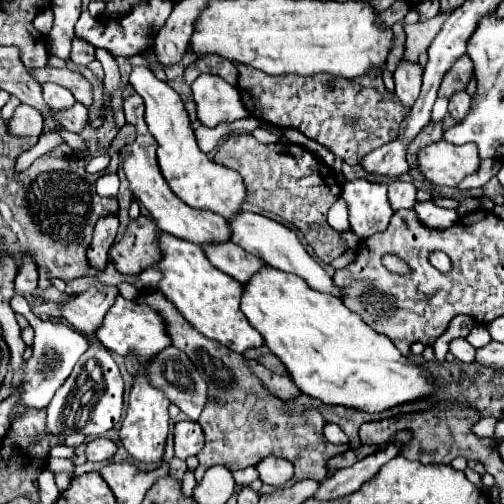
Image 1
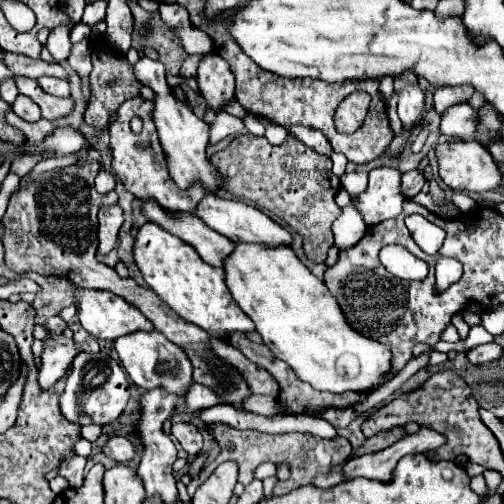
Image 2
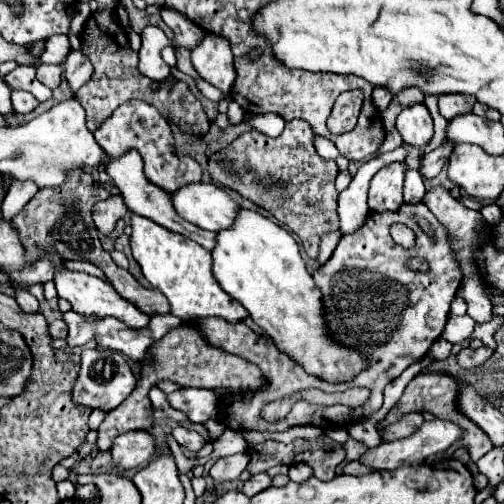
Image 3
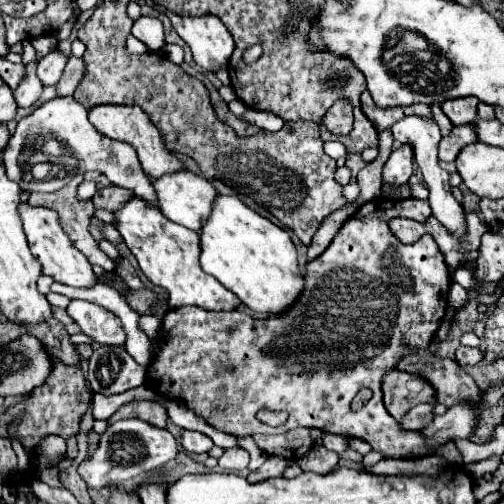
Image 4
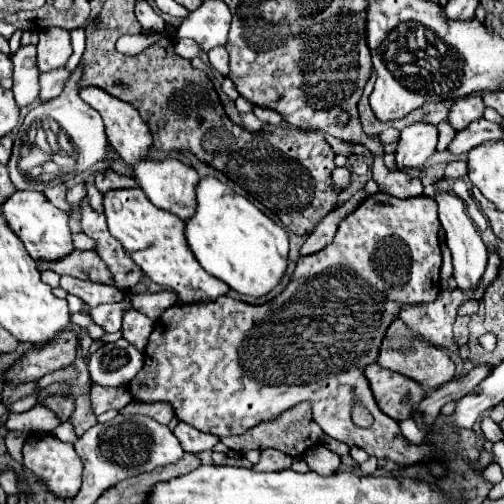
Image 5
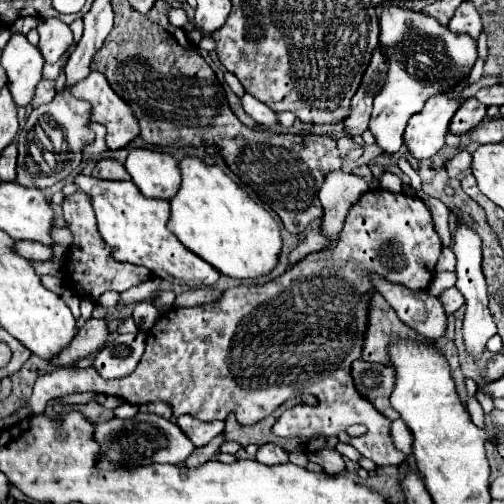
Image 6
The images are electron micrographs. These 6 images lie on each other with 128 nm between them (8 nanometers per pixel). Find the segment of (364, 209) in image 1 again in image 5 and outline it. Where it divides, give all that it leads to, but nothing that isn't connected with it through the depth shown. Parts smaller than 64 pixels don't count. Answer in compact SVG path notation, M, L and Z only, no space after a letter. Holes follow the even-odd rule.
M414 122L400 132L396 148L398 170L420 168L436 152L438 144L438 126L430 122Z

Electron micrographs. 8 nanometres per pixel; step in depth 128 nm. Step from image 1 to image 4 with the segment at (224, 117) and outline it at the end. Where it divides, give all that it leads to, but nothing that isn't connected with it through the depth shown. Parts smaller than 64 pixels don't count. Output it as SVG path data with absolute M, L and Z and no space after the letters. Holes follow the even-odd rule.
M170 14L170 20L178 36L192 48L194 62L212 72L228 64L234 52L234 40L218 16L188 18Z

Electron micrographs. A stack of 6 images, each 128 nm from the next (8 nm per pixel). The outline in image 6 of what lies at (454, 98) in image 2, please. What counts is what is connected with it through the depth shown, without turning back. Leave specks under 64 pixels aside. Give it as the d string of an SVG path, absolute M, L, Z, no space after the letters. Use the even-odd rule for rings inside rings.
M466 98L450 122L450 132L456 136L466 134L468 130L476 128L484 118L486 118L486 106L480 104L476 98Z

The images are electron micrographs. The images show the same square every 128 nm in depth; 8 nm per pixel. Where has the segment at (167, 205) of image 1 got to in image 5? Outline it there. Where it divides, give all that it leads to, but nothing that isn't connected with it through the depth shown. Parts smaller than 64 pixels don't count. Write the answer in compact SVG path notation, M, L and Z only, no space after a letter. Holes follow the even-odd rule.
M96 86L82 88L80 90L80 98L84 102L88 102L94 110L100 112L100 116L104 120L108 142L116 148L116 152L124 158L126 164L136 164L138 160L144 160L146 158L146 150L152 146L152 136L150 136L148 126L140 118L140 114L132 106L128 106L122 100L116 100L114 96L108 96L106 92L102 92L102 88L96 88Z

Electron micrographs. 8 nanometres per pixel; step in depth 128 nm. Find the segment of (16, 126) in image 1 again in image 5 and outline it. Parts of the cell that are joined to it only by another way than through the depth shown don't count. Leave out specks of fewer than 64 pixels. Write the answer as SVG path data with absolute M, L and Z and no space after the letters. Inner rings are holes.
M20 46L10 56L14 66L14 100L18 106L32 106L38 100L38 68L36 68L36 46Z

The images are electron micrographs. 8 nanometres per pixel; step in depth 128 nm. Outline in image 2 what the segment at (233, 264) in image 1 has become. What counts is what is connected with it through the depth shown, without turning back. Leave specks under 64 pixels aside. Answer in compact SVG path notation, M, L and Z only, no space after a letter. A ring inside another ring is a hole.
M140 200L140 204L142 214L148 220L156 222L160 228L168 230L170 234L194 246L196 252L202 256L202 260L212 266L222 266L222 260L234 250L232 240L210 230L194 214L188 216L188 212L164 212L160 210L160 204L156 204L154 200Z

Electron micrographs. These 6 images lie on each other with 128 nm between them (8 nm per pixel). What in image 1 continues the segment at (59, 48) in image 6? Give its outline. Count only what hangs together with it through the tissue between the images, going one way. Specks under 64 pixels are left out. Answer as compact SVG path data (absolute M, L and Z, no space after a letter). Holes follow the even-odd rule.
M44 94L44 100L50 108L54 110L64 110L64 108L70 108L76 100L72 94Z

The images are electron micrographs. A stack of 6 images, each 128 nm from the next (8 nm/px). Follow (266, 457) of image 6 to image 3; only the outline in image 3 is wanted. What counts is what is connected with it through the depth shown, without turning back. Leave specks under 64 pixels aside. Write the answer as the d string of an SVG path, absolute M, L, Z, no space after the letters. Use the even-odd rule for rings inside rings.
M258 472L250 480L244 482L244 488L242 490L244 490L246 496L254 496L254 494L262 492L264 488L268 488L270 484L272 484L272 476L268 472Z

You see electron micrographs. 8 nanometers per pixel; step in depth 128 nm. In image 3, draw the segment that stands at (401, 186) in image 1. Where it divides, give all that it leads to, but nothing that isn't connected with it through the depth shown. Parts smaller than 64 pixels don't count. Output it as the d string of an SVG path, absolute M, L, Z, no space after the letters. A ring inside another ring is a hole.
M446 140L446 144L442 144L440 148L436 148L436 150L428 152L428 154L424 154L422 168L420 168L422 176L434 178L434 176L444 168L444 164L448 162L448 156L452 154L452 148L454 148L454 146L456 146L456 144L454 144L452 140Z

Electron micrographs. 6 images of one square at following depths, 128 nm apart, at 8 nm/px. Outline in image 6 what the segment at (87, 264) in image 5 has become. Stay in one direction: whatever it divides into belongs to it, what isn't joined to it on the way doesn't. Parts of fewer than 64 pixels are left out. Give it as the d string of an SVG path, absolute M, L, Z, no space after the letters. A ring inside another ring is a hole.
M14 240L12 250L28 260L50 260L52 250L44 248L44 244L36 244L34 240Z

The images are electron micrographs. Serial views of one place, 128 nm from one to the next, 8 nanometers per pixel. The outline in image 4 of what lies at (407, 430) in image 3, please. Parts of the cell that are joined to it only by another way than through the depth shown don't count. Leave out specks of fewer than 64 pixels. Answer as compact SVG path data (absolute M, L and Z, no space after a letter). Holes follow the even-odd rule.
M418 404L402 418L400 426L406 430L422 430L424 426L428 426L432 422L432 418L434 418L432 406L430 404Z

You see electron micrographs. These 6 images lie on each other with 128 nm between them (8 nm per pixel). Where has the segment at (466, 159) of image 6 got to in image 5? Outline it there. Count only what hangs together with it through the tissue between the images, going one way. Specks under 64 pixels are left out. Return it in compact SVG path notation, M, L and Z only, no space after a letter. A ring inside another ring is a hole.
M456 160L456 162L446 166L446 174L444 176L446 178L462 178L462 176L466 176L466 172L468 172L466 162L464 160Z

